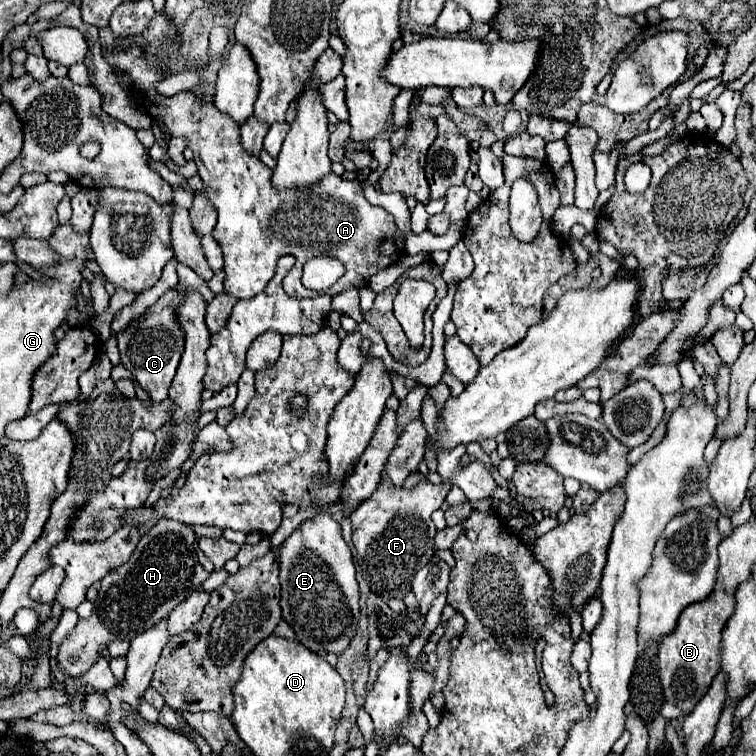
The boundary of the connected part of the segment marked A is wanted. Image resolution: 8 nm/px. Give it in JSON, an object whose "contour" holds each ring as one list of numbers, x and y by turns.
{"contour":[[135,44,129,46,125,52,113,52,113,54,105,52,105,60,111,66,117,66,125,74,129,74,137,92,145,94,145,98,147,98,147,112,155,120,159,120,159,122,163,120,163,124,167,126,171,136,187,136,187,144,195,154,193,160,199,168,199,176,205,186,203,194,209,198,209,202,217,208,217,214,219,214,217,226,213,228,213,238,219,242,219,246,223,250,223,258,225,258,223,270,225,270,225,292,227,294,235,296,237,300,253,298,273,278,275,264,285,254,293,254,297,260,311,260,313,256,333,256,333,258,341,260,345,264,345,268,357,264,363,268,363,278,367,282,381,268,387,268,397,258,401,258,401,248,397,246,395,236,403,238,403,234,397,230,393,216,387,210,383,210,379,206,371,206,365,200,359,180,343,180,335,174,329,174,329,176,325,176,325,180,321,184,315,184,313,188,303,188,301,192,277,192,271,186,273,172,259,158,249,156,241,148,239,124,233,124,233,120,229,120,229,116,221,116,221,112,217,112,213,108,213,102,205,102,205,100,199,102,189,92,179,92,171,98,165,98,165,96,159,96,155,90,147,90,147,88,153,88,153,84,159,82,163,76,155,66,145,62,143,50]]}

